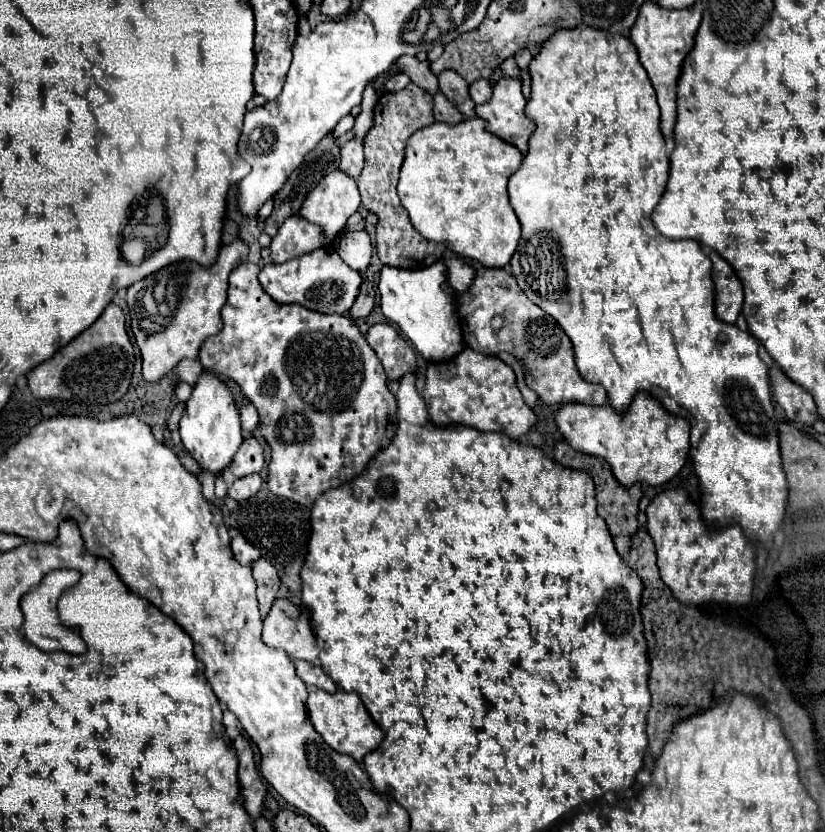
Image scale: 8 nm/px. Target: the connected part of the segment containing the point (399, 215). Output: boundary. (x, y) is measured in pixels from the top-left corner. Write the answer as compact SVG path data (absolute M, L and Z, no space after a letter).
M408 83L402 91L384 93L376 107L374 107L374 125L368 131L364 139L364 157L366 165L356 181L362 205L376 213L378 225L376 225L376 251L384 265L390 267L402 267L402 269L422 269L432 265L434 261L440 261L444 255L444 245L422 239L420 233L412 227L406 209L402 207L398 195L396 195L396 183L400 175L400 167L404 163L404 151L406 141L410 135L414 135L418 129L428 127L434 123L432 113L432 95L420 89L414 83Z

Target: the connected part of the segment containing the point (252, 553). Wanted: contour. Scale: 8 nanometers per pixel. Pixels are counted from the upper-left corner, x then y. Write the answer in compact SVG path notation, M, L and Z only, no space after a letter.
M240 533L232 539L232 551L234 551L234 557L242 563L242 565L250 565L254 559L258 559L260 551L256 547L252 547Z

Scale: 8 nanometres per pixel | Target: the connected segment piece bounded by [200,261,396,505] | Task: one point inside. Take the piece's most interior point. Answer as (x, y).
(322, 395)

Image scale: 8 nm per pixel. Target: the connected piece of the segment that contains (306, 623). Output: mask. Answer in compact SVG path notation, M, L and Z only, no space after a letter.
M274 599L270 613L264 617L262 641L284 649L294 661L316 661L320 655L309 611L303 606L296 607L290 599Z

